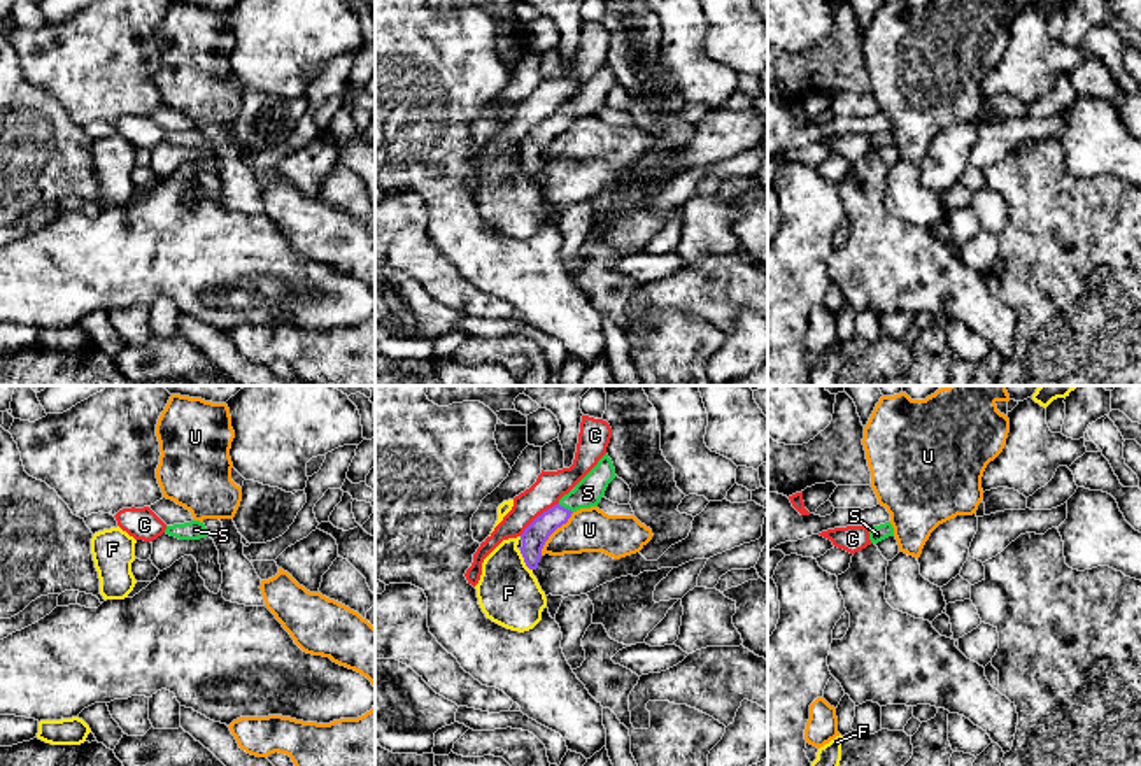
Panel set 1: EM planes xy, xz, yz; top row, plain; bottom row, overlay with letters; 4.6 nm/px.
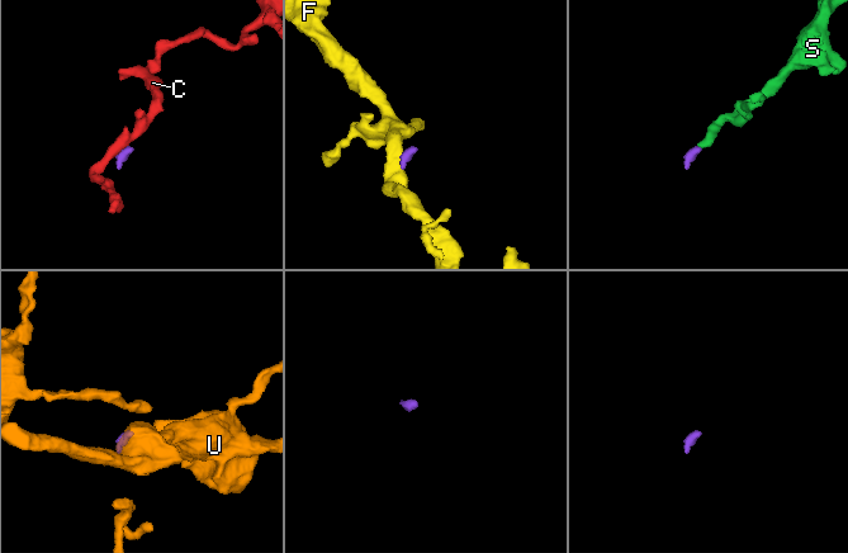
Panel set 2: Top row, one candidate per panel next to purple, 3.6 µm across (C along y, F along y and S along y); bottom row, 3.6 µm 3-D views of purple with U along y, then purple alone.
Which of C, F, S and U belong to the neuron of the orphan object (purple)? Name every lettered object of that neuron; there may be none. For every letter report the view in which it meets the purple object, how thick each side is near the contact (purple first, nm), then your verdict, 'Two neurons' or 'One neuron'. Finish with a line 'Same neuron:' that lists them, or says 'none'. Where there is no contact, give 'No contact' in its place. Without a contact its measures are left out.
C: Touches purple in xz. Thickness 110 nm (purple) against 140 nm. Two neurons
F: Touches purple in xz. Thickness 110 nm (purple) against 280 nm. Two neurons
S: Touches purple in xz. Thickness 110 nm (purple) against 130 nm. One neuron
U: Touches purple in xz. Thickness 110 nm (purple) against 200 nm. Two neurons
Same neuron: S

